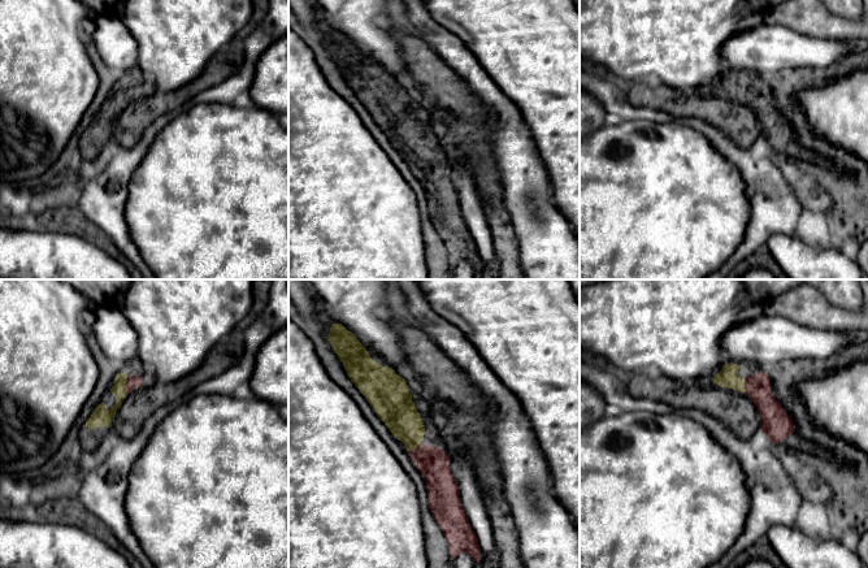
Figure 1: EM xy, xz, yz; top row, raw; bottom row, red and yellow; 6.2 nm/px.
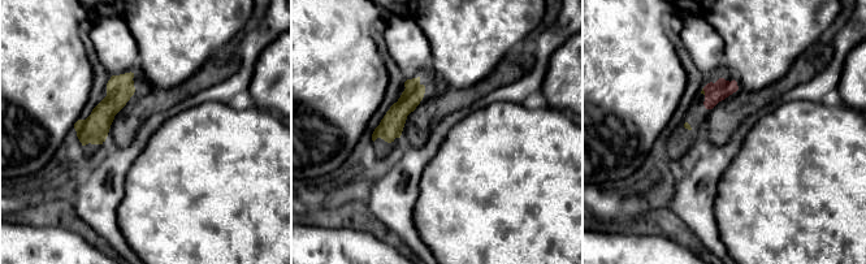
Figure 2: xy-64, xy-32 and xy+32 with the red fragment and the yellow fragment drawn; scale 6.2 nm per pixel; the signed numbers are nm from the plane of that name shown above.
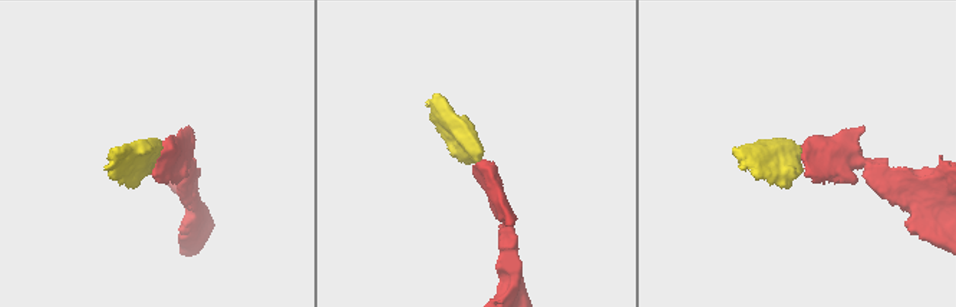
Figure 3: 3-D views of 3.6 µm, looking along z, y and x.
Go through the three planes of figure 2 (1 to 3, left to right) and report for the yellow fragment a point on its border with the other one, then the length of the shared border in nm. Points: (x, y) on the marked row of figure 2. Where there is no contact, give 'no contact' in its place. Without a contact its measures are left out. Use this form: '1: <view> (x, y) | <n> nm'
1: no contact
2: no contact
3: xy+32 (704, 90) | 40 nm

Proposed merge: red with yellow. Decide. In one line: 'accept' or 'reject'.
accept

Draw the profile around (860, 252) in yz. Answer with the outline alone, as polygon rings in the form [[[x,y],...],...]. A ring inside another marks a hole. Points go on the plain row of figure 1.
[[[868,240],[862,244],[854,246],[852,256],[860,268],[862,274],[868,276]]]

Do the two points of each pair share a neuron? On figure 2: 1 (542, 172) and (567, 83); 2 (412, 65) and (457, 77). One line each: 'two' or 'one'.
1: two
2: two

